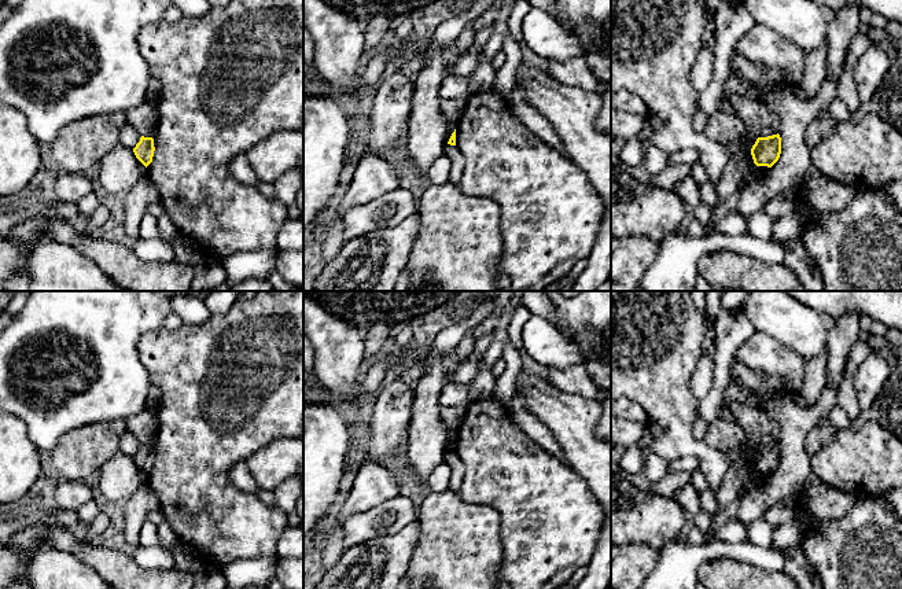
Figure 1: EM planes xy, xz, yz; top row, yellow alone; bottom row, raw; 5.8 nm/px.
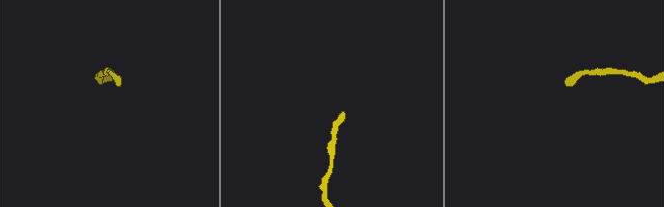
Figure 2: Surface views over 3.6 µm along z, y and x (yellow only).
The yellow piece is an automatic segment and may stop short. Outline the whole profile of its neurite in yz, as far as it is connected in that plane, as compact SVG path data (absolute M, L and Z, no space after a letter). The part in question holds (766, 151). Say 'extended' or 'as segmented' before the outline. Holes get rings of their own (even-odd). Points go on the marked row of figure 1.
as segmented; M773 135L767 137L758 137L751 148L751 155L756 166L772 168L781 154L781 137Z

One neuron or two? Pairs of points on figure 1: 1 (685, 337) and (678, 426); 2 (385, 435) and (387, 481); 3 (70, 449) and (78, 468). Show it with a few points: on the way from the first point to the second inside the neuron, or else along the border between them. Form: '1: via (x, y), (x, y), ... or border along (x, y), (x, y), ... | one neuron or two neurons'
1: via (678, 359), (678, 404) | one neuron
2: border along (364, 457), (382, 463) | two neurons
3: via (74, 453), (78, 457), (78, 464) | one neuron

